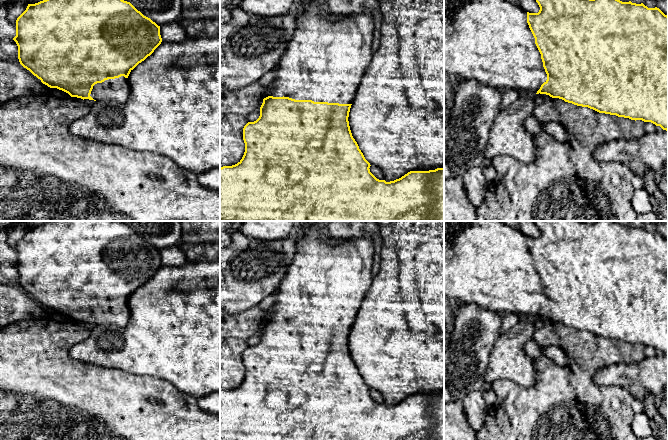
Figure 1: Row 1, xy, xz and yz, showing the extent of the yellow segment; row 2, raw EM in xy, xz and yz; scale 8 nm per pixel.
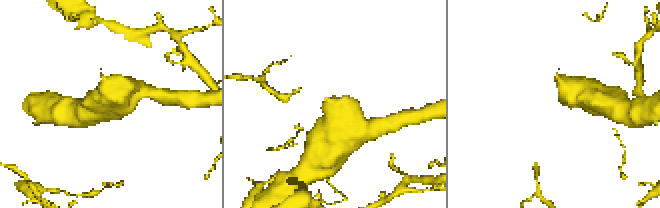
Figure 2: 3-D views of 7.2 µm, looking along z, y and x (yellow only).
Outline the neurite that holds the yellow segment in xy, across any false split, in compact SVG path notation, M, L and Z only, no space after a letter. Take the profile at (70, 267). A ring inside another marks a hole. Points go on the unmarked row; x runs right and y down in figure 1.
M51 221L35 228L28 228L26 234L16 244L16 260L13 262L18 270L20 288L29 294L41 306L50 312L57 312L68 317L71 321L96 325L116 325L125 327L130 320L128 300L130 296L161 268L160 250L144 240L130 226L120 221Z

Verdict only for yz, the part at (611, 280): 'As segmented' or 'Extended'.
Extended

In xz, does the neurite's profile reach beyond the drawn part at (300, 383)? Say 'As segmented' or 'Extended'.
Extended

